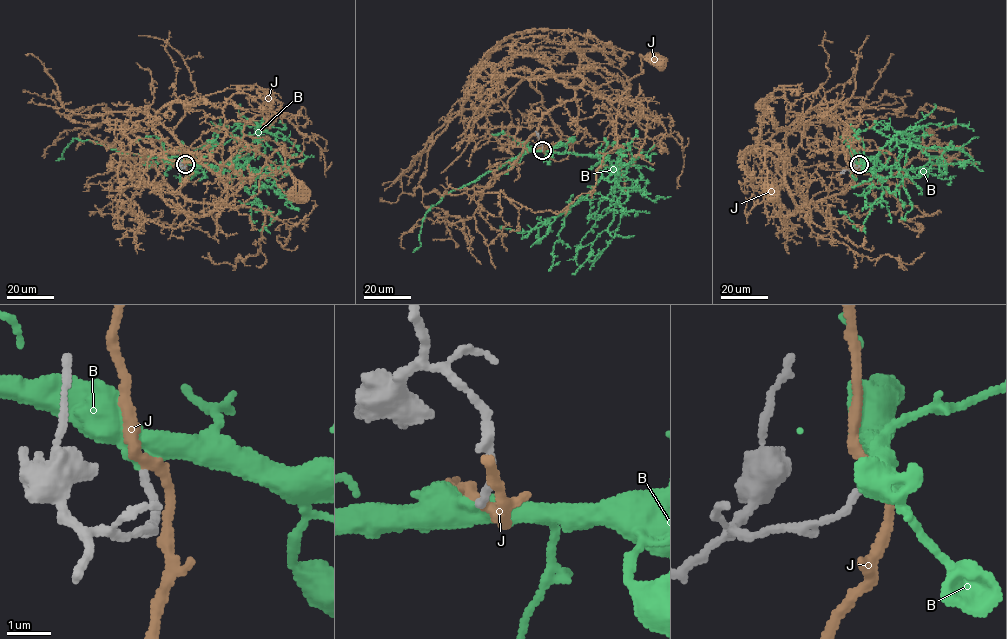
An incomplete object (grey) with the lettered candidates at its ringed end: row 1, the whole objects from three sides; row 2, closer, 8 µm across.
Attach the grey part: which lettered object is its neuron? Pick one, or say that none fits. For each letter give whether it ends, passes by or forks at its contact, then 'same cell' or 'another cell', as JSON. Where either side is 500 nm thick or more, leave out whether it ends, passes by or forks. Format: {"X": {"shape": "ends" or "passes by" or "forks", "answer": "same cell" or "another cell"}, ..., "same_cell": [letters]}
{"B": {"shape": "passes by", "answer": "same cell"}, "J": {"shape": "passes by", "answer": "another cell"}, "same_cell": ["B"]}

